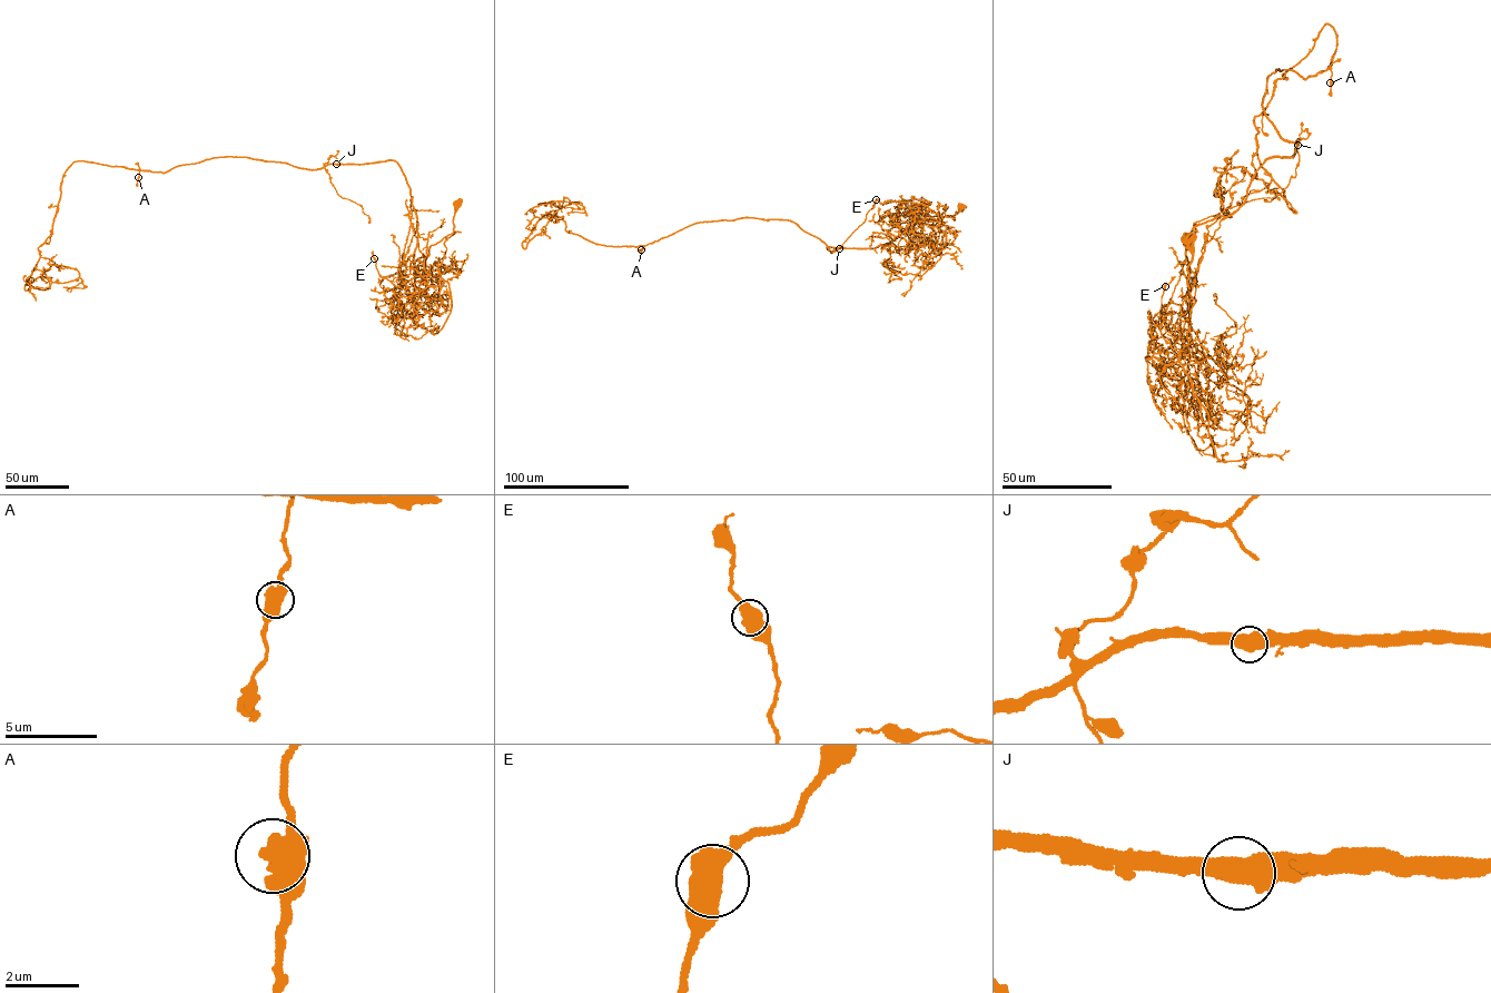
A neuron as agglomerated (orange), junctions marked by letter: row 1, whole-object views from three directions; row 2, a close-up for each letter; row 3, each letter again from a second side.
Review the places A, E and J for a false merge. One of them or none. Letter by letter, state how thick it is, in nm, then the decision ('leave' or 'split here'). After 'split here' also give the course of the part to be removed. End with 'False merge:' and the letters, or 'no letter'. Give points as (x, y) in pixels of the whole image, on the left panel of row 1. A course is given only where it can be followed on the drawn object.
A: 600 nm | leave
E: 650 nm | leave
J: 650 nm | leave
False merge: no letter

